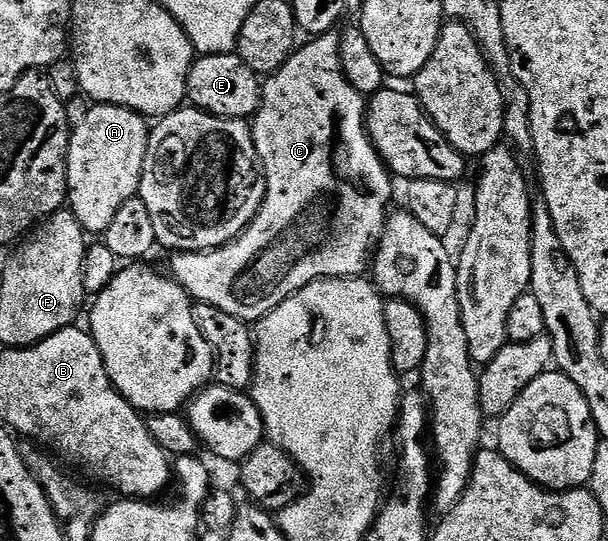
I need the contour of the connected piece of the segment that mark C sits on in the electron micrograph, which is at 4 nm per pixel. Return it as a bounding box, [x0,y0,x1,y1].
[170,32,393,324]

